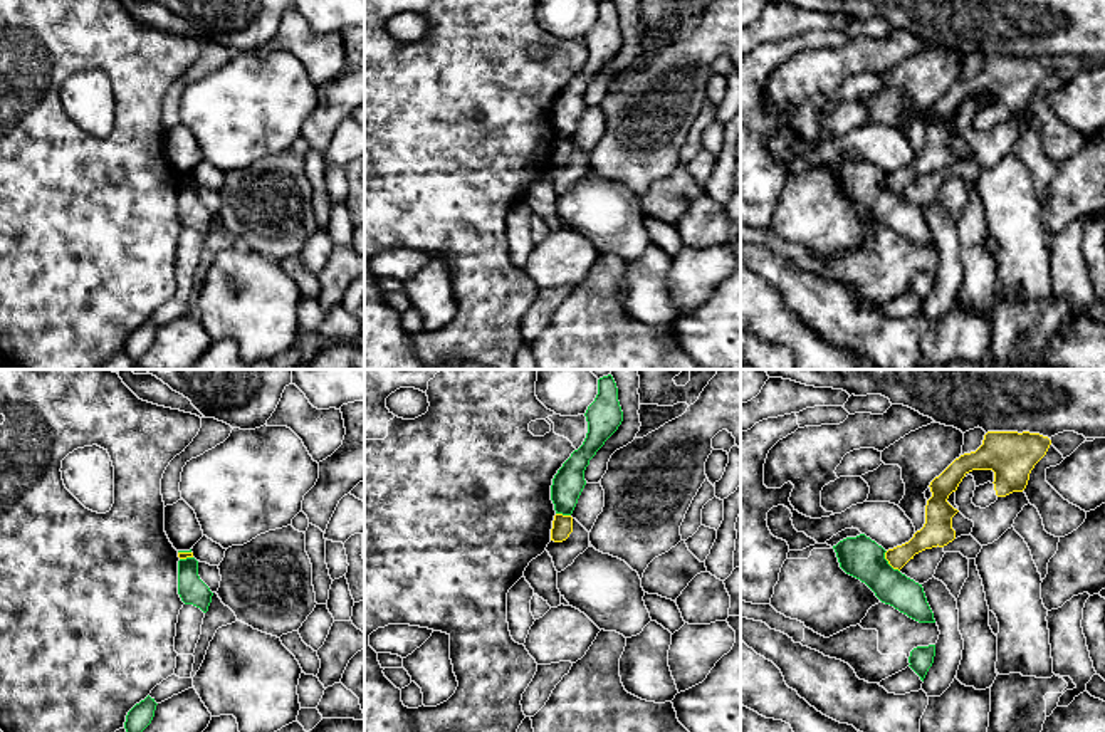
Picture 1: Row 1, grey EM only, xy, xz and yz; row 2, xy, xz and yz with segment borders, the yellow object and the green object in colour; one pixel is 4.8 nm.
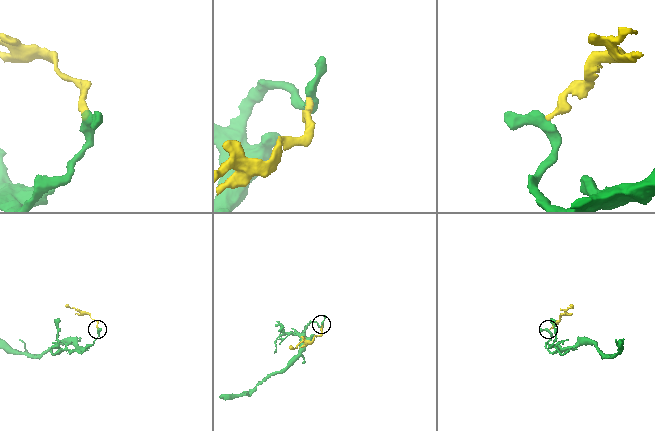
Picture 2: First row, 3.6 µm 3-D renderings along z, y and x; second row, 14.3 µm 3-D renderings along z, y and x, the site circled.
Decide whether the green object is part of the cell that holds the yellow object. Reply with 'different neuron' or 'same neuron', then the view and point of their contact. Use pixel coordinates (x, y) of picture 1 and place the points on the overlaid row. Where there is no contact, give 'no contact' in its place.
different neuron; contact yz (889, 563)

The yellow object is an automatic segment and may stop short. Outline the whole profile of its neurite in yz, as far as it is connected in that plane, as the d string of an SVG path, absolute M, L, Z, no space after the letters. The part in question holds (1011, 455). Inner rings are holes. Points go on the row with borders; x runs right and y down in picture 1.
M987 431L982 445L956 458L930 482L932 497L925 505L925 524L914 537L885 552L893 569L902 569L915 554L944 547L956 539L952 517L959 512L947 499L972 470L992 470L998 497L1023 492L1034 465L1046 455L1051 440L1029 431Z

